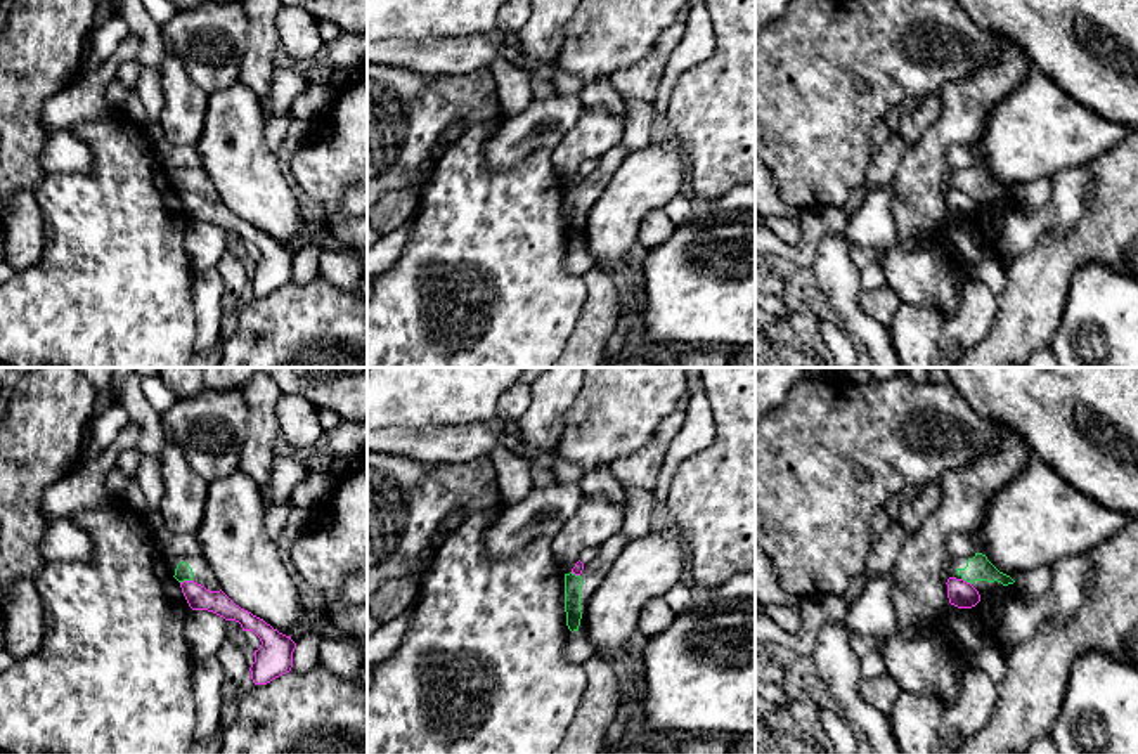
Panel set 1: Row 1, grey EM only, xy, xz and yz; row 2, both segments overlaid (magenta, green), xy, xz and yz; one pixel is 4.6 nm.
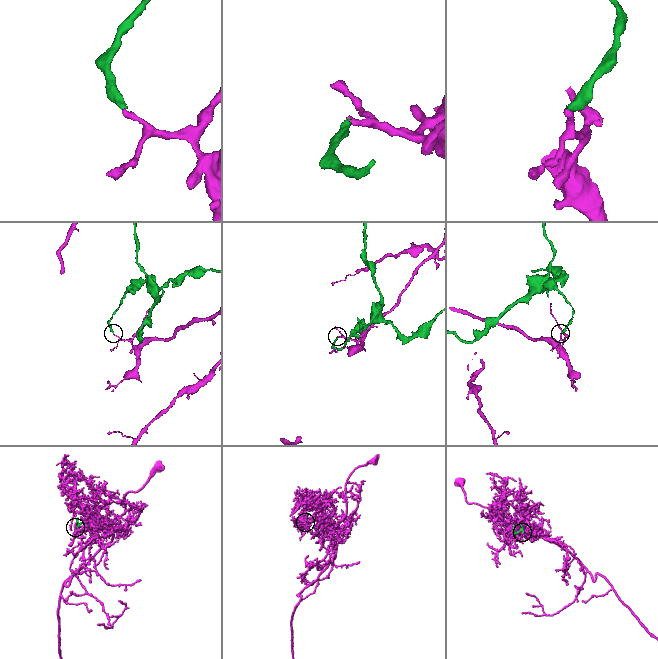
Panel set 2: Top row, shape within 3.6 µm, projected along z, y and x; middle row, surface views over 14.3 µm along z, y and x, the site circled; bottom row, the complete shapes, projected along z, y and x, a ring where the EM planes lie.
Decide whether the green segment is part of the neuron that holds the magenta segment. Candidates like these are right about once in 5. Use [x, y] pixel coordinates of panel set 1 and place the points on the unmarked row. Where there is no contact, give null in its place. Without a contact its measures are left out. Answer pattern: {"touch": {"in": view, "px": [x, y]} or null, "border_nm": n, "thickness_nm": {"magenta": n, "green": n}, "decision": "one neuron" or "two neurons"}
{"touch": {"in": "xy", "px": [186, 193]}, "border_nm": 60, "thickness_nm": {"magenta": 110, "green": 80}, "decision": "two neurons"}

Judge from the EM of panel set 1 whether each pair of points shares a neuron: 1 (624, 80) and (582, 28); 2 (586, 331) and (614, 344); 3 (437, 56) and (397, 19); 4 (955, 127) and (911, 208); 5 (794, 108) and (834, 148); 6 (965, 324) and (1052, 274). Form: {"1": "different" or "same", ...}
{"1": "different", "2": "different", "3": "different", "4": "same", "5": "same", "6": "different"}

